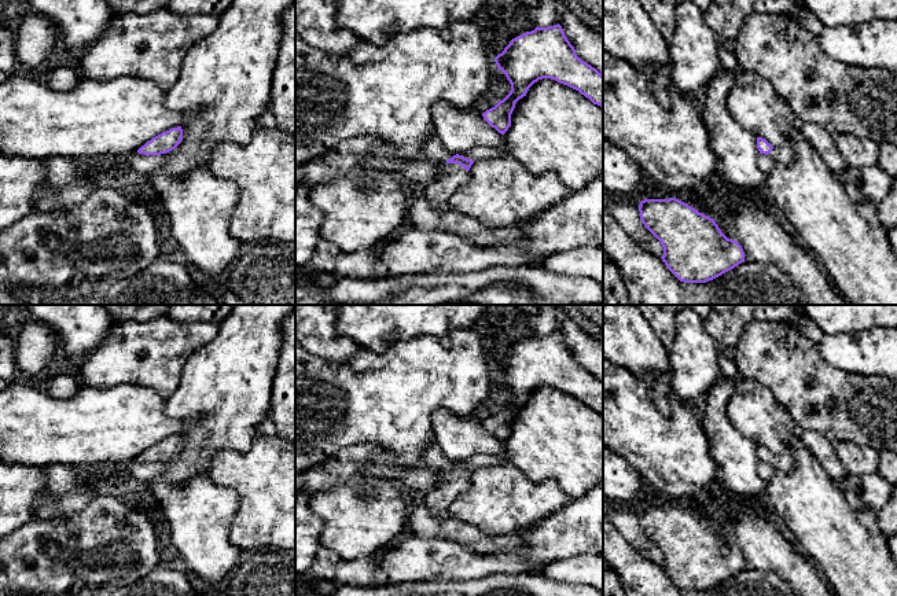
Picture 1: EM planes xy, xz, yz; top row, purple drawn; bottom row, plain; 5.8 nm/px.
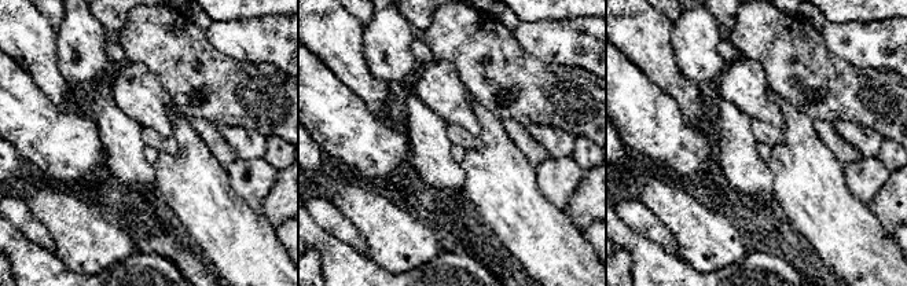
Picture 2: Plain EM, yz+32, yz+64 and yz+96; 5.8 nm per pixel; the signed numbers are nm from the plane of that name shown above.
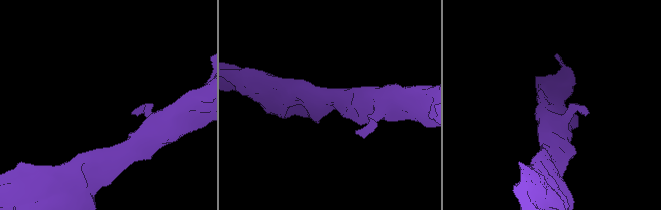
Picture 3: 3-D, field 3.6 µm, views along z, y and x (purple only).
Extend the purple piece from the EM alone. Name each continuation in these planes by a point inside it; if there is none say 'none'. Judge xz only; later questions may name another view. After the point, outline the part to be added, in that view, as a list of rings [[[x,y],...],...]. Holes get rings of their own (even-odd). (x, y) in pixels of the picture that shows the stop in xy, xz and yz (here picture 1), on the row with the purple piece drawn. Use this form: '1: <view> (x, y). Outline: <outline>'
1: xz (451, 176). Outline: [[[442,163],[435,179],[427,184],[423,196],[435,207],[444,209],[449,196],[468,180],[468,172],[459,163]]]

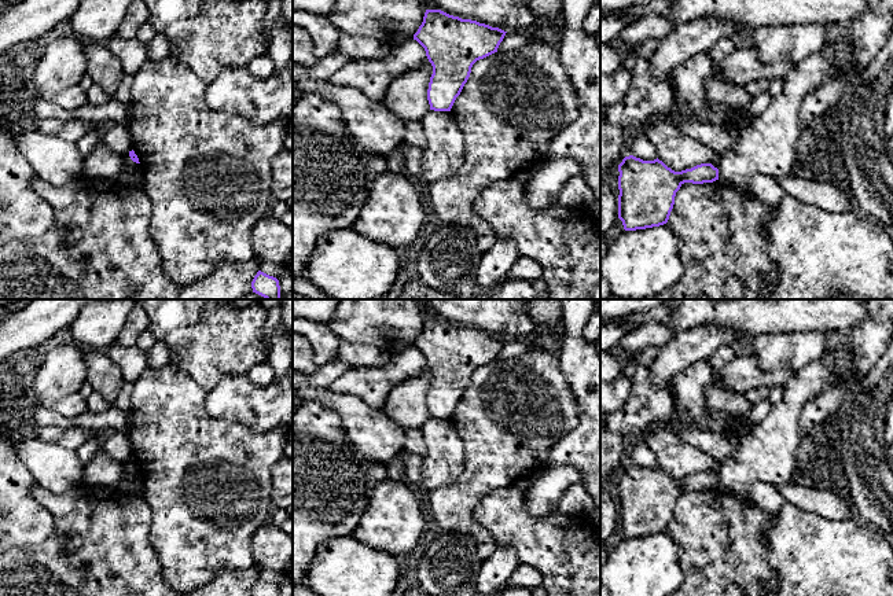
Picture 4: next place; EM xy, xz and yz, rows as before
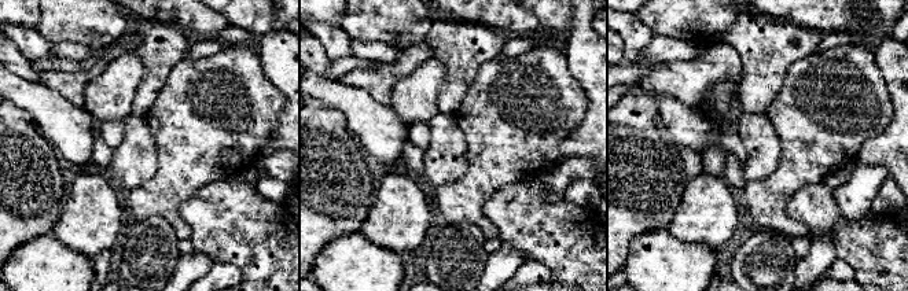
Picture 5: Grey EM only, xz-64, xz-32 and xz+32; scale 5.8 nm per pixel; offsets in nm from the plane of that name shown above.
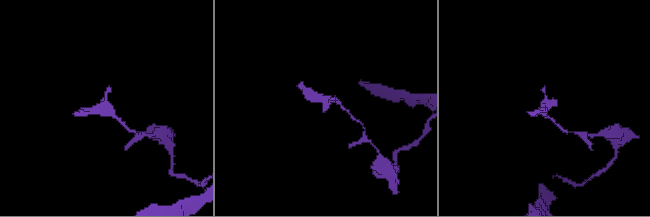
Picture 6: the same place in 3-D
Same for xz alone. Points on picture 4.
none

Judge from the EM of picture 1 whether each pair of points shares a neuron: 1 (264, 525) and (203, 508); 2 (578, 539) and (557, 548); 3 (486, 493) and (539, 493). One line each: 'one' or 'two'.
1: two
2: one
3: one

